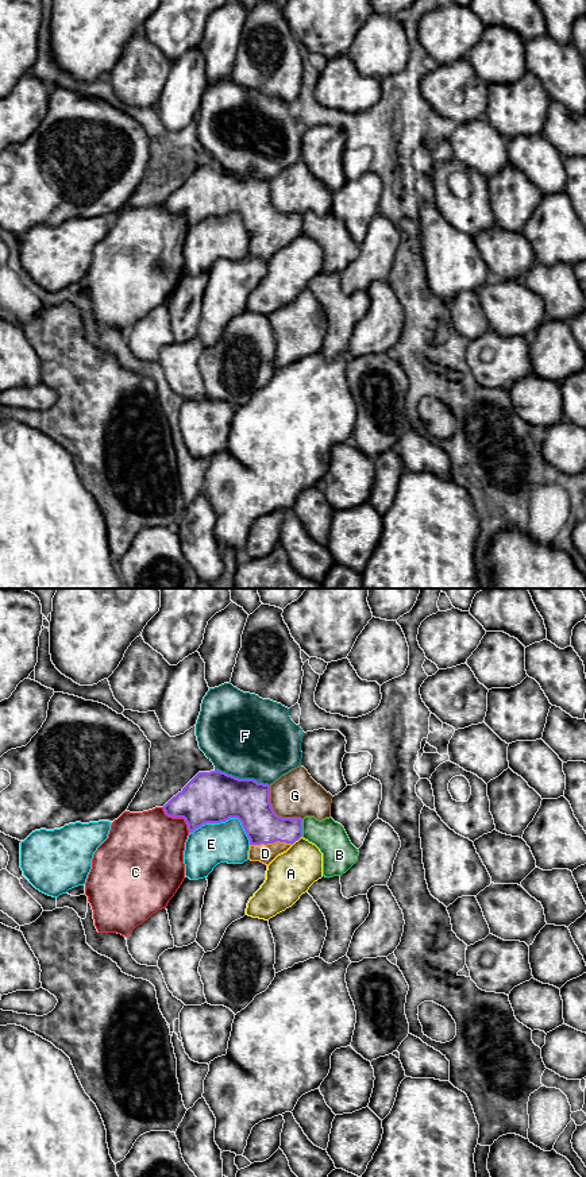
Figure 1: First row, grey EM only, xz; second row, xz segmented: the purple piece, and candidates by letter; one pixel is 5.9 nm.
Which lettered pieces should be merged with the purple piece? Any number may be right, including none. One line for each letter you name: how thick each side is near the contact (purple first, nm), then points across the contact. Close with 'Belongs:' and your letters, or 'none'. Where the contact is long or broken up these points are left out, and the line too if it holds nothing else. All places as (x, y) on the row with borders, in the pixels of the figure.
D: 220/110 nm
Belongs: D

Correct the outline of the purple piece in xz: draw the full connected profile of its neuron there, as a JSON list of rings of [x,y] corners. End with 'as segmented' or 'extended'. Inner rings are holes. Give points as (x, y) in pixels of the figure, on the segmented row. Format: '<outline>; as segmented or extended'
[[[219,769],[198,772],[163,811],[167,817],[184,818],[189,833],[205,823],[238,818],[250,840],[248,860],[266,865],[302,837],[301,818],[282,818],[274,813],[269,784]]]; extended

